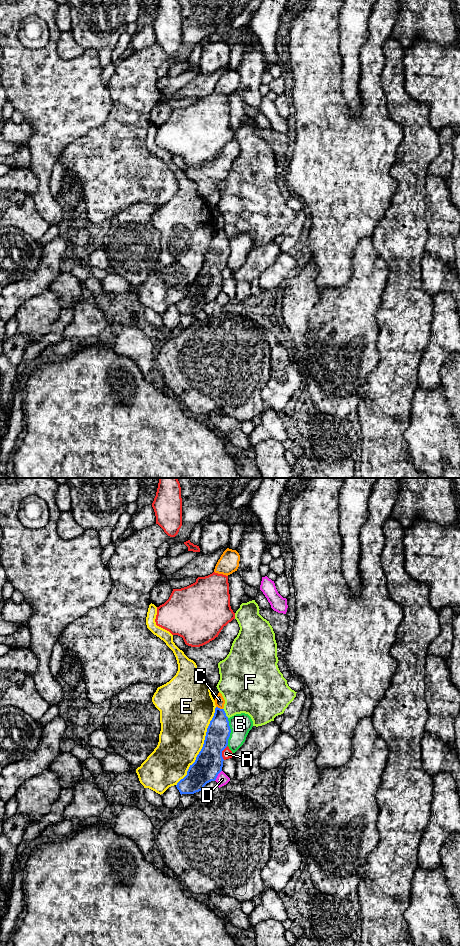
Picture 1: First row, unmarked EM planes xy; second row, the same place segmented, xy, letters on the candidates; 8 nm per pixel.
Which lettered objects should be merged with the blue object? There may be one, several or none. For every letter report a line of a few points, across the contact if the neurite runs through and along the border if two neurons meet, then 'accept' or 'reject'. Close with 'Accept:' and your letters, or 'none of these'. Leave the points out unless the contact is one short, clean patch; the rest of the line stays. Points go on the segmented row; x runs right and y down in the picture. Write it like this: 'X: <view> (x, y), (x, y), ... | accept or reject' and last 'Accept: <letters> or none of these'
A: xy (227, 746), (222, 751), (223, 759) | reject
B: reject
C: xy (216, 706), (222, 709) | reject
D: reject
E: reject
F: reject
Accept: none of these

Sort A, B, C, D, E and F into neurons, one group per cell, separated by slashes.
A / B / C / D / E / F

